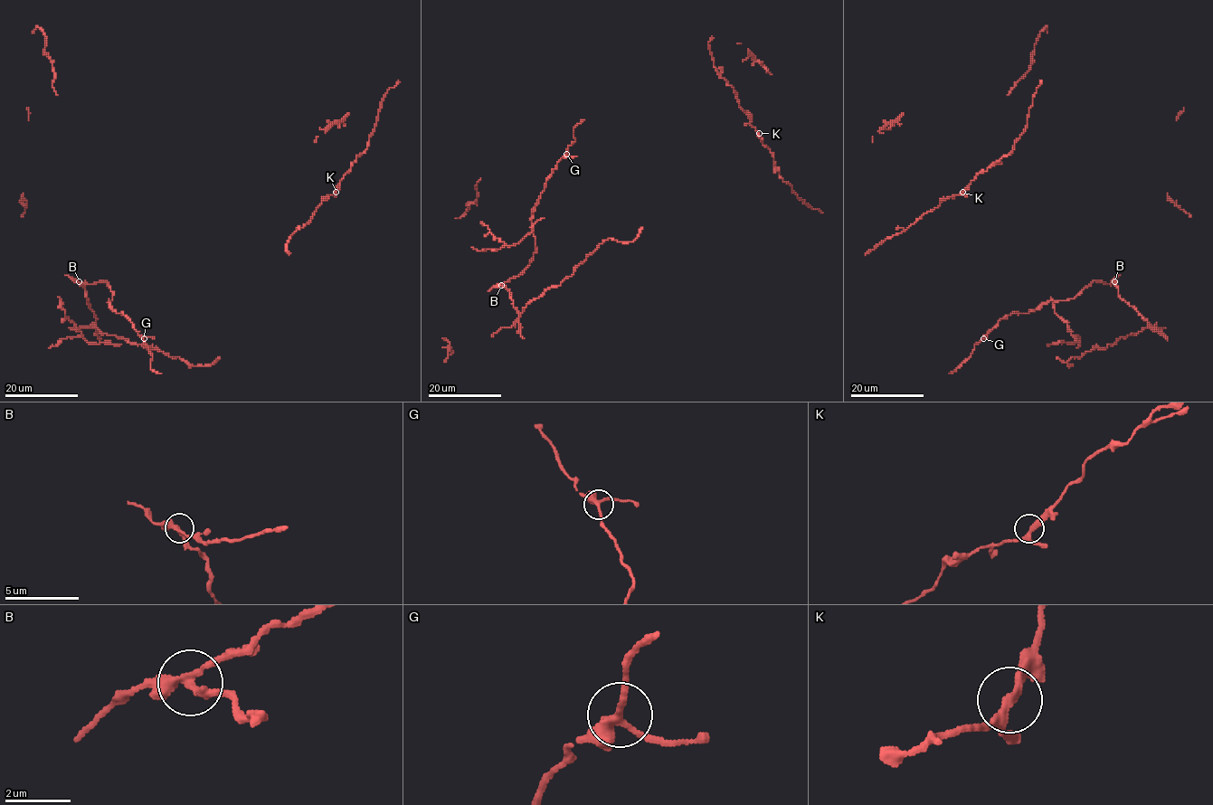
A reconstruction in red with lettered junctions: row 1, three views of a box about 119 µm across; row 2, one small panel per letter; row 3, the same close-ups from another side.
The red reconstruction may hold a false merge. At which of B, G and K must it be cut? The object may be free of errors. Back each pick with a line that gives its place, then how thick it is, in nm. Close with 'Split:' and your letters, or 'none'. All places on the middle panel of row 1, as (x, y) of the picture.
B: at (501, 285); 280 nm thick
Split: B

